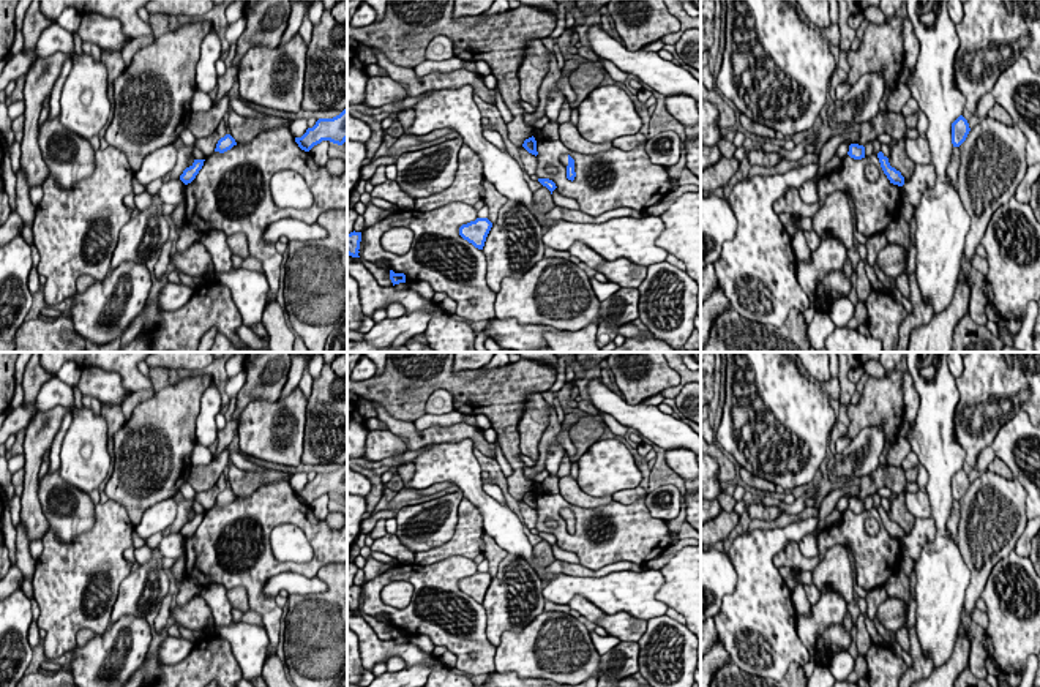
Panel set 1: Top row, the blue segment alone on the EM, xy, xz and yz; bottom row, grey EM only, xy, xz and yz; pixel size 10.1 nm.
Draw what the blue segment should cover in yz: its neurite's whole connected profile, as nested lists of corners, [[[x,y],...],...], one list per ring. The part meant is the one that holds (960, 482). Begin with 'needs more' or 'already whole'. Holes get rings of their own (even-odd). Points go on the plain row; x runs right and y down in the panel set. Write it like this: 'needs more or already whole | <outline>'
already whole | [[[960,469],[952,477],[952,497],[953,497],[953,501],[960,501],[966,494],[969,485],[971,485],[971,482],[969,482],[967,474],[963,469]]]

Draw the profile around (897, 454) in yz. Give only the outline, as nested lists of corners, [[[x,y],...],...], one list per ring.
[[[907,434],[900,436],[887,453],[887,464],[893,467],[900,467],[911,450],[912,449],[911,449]]]

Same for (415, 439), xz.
[[[372,401],[372,406],[377,411],[377,419],[387,423],[387,430],[393,434],[401,436],[407,444],[407,450],[420,450],[426,445],[437,445],[443,442],[461,442],[464,439],[472,439],[473,447],[478,449],[483,455],[496,458],[496,444],[489,444],[483,431],[477,426],[467,423],[458,423],[451,426],[429,426],[423,431],[418,431],[413,422],[404,422],[393,419],[377,401]]]

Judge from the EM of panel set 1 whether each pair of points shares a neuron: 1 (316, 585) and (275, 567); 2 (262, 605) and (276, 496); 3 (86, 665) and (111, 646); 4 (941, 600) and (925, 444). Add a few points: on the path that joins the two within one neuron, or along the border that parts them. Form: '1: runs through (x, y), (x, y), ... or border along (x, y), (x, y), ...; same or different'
1: border along (316, 575), (276, 574), (264, 586), (262, 593); different
2: runs through (256, 578), (256, 564), (267, 545), (267, 523); same
3: runs through (92, 665), (104, 653); same
4: runs through (941, 561), (939, 484); same

